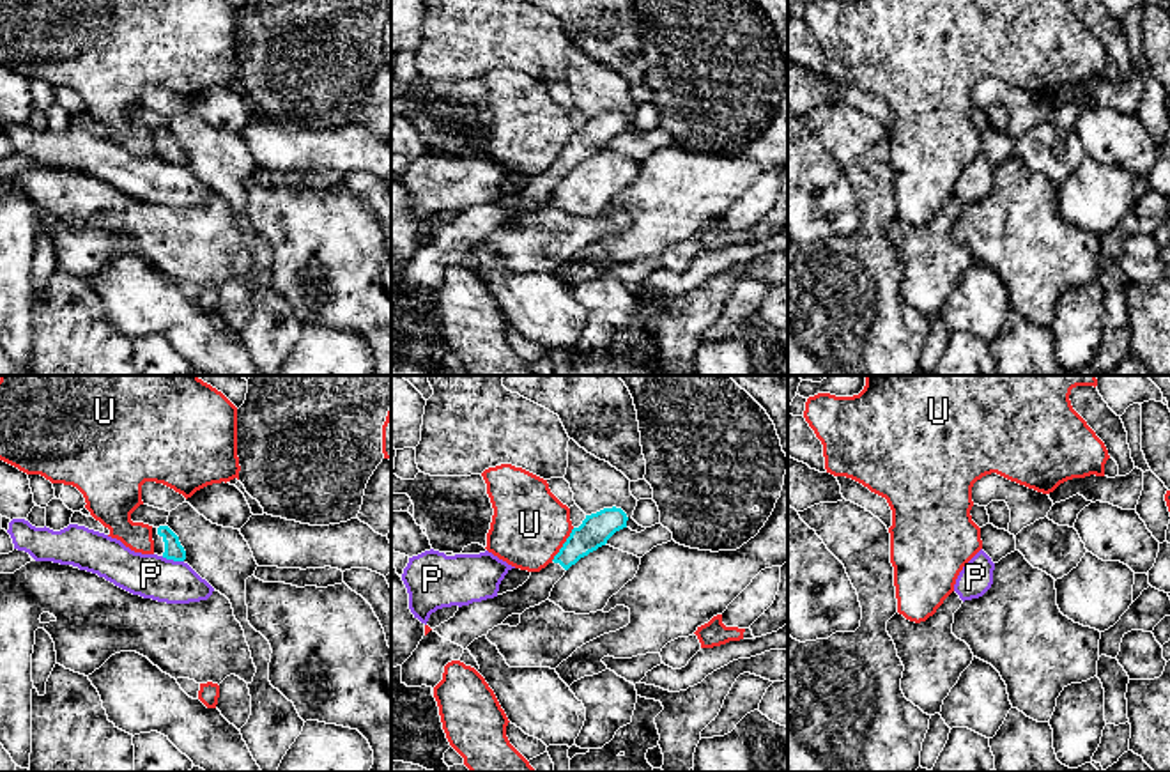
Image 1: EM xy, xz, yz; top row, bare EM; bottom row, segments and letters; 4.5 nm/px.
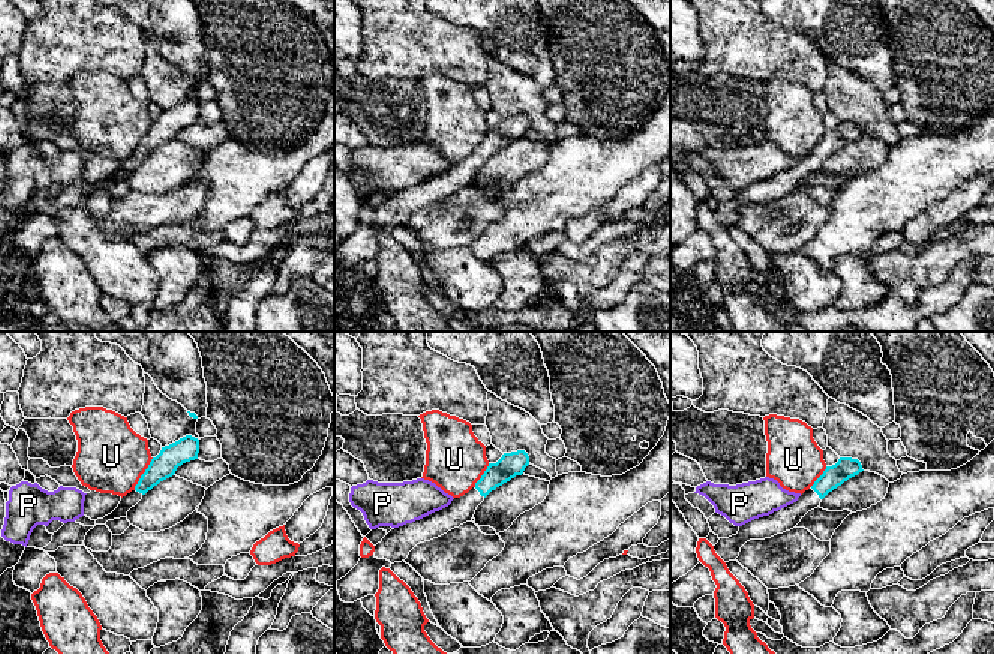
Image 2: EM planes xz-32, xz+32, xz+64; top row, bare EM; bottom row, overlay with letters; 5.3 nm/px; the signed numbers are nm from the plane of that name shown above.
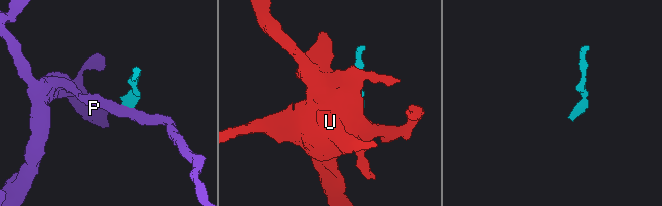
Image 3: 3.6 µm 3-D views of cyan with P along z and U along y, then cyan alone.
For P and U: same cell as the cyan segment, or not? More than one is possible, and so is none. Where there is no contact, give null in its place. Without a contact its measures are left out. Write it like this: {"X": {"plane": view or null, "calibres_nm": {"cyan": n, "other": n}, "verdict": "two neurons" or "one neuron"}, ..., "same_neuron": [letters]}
{"P": {"plane": "xy", "calibres_nm": {"cyan": 80, "other": 200}, "verdict": "two neurons"}, "U": {"plane": "xz", "calibres_nm": {"cyan": 140, "other": 340}, "verdict": "two neurons"}, "same_neuron": []}

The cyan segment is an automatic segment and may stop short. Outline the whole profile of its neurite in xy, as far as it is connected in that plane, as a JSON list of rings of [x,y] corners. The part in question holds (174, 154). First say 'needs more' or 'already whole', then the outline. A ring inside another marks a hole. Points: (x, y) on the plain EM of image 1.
needs more; [[[152,129],[154,158],[173,165],[184,165],[186,154],[179,140],[168,129]]]

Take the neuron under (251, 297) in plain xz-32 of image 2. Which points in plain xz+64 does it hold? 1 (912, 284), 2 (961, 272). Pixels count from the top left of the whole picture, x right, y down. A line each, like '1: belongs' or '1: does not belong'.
1: belongs
2: does not belong

